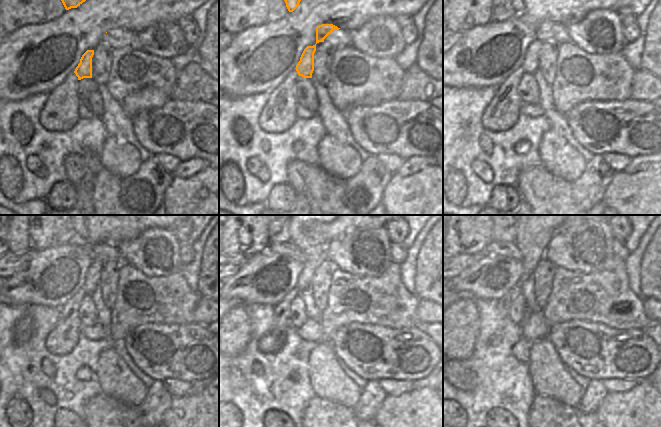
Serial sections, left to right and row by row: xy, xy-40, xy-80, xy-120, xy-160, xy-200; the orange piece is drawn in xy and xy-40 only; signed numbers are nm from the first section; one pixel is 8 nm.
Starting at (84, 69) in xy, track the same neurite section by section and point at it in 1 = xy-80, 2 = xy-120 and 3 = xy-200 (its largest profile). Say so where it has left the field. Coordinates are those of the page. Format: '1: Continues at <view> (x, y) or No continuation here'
1: Continues at xy-80 (546, 30)
2: Continues at xy-120 (94, 254)
3: Continues at xy-200 (532, 235).

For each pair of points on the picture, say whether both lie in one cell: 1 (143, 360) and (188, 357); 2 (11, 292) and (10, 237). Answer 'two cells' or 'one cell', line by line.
1: one cell
2: two cells

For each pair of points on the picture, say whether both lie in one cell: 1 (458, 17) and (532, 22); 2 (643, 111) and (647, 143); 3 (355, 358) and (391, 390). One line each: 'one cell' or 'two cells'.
1: two cells
2: one cell
3: two cells

